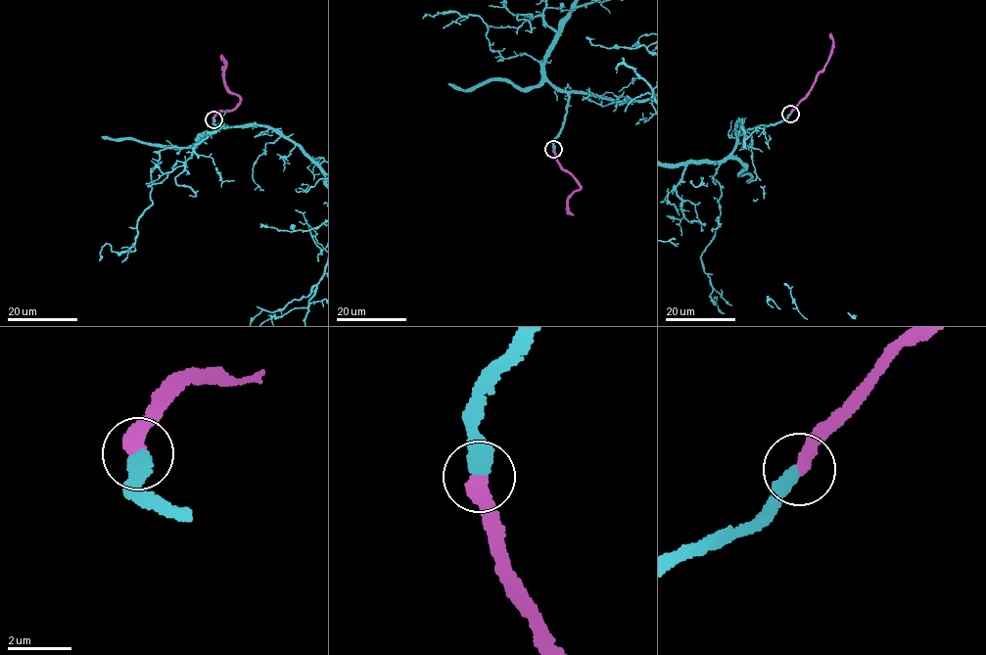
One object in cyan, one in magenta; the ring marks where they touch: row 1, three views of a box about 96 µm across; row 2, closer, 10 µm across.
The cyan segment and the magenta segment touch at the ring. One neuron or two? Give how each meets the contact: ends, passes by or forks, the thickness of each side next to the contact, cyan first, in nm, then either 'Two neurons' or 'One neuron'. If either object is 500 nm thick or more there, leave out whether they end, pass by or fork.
At the ring cyan ends. At the ring magenta ends. Thickness 340 nm (cyan) against 400 nm. One neuron

